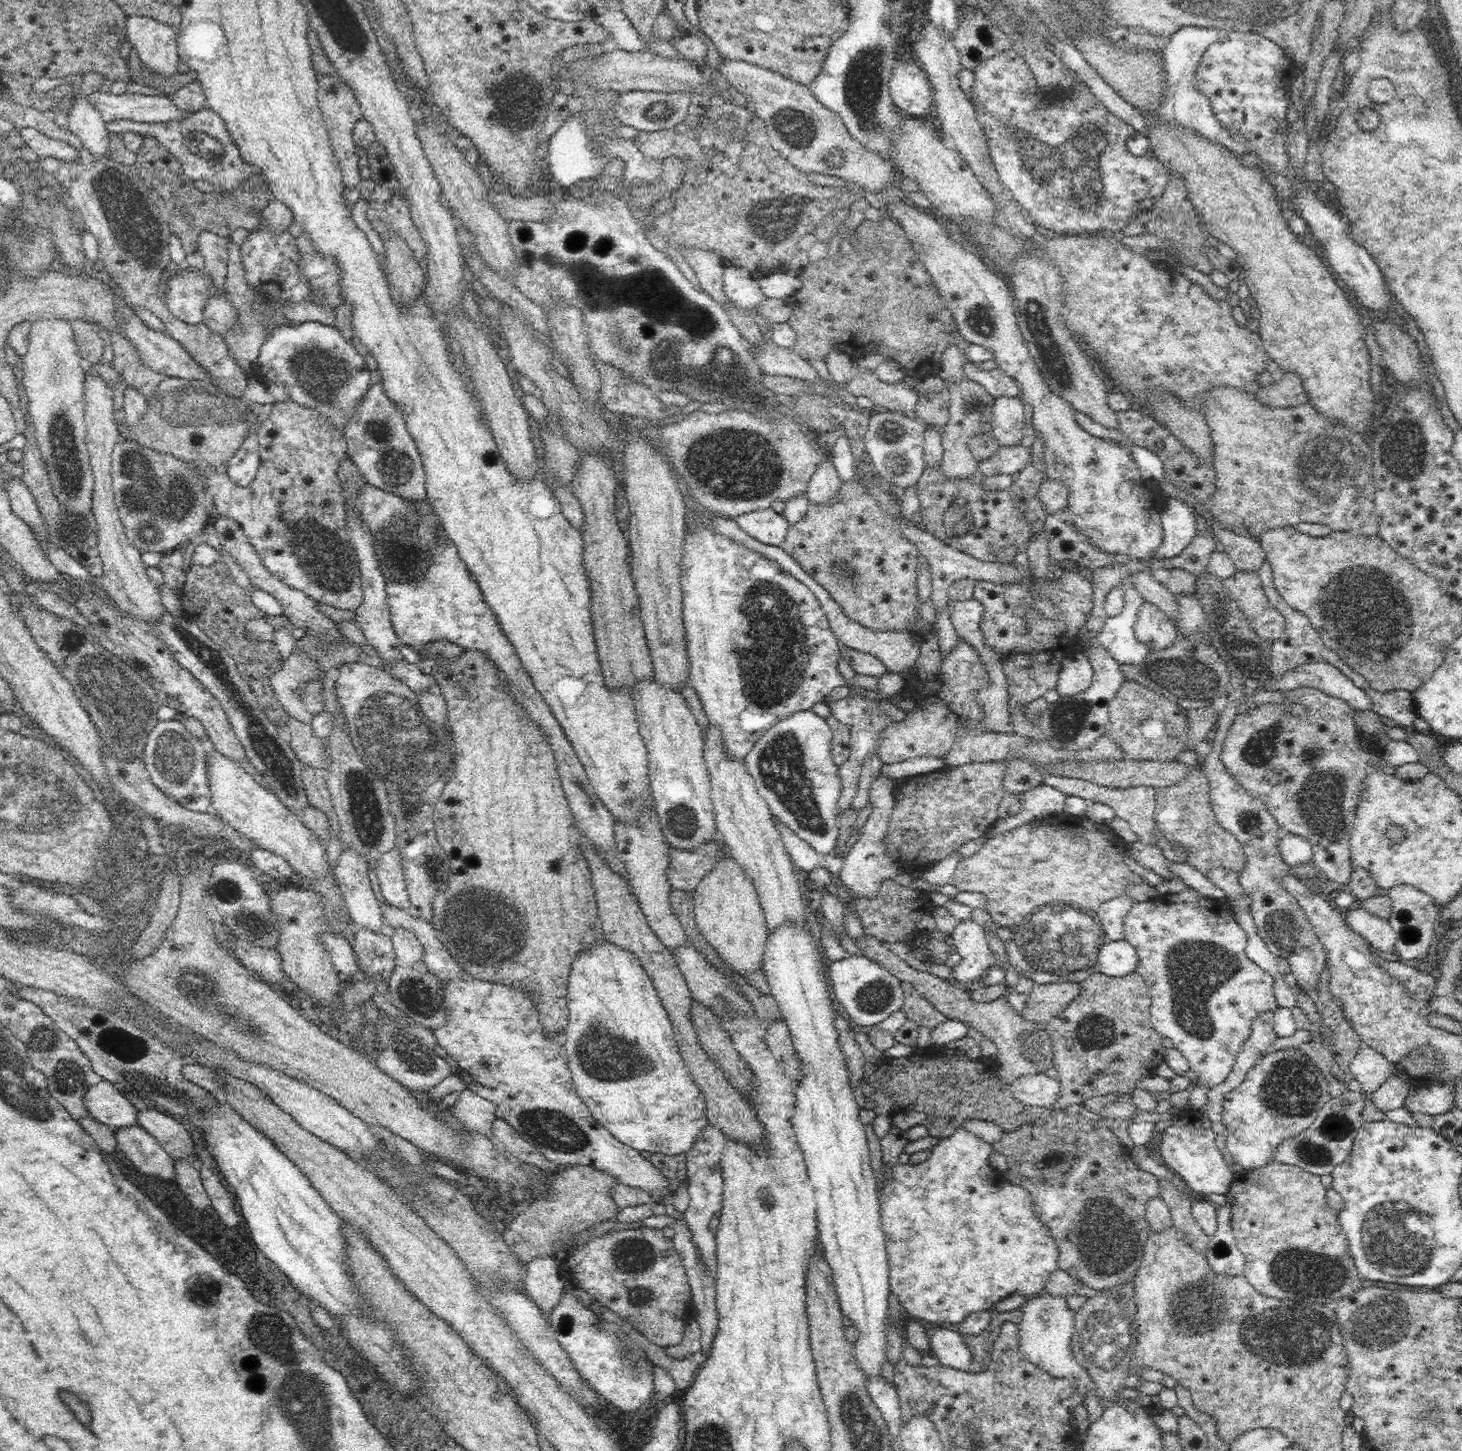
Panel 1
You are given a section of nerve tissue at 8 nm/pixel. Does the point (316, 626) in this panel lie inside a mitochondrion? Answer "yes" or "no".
no

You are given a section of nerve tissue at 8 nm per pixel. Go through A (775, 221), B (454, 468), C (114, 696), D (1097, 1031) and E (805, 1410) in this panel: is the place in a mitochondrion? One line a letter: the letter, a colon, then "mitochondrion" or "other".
A: mitochondrion
B: other
C: mitochondrion
D: mitochondrion
E: other

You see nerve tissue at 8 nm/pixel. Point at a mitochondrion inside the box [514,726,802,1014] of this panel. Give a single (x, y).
(681, 820)

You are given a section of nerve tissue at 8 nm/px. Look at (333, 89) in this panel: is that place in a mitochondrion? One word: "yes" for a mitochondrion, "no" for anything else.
no

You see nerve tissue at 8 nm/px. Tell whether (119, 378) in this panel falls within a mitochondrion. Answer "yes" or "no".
no

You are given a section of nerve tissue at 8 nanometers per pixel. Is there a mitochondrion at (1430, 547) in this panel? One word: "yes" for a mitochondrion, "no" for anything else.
no

